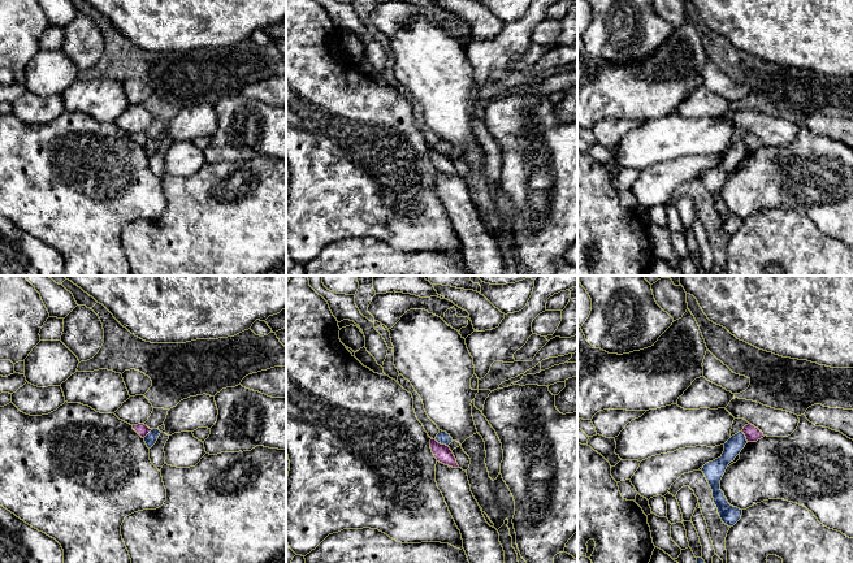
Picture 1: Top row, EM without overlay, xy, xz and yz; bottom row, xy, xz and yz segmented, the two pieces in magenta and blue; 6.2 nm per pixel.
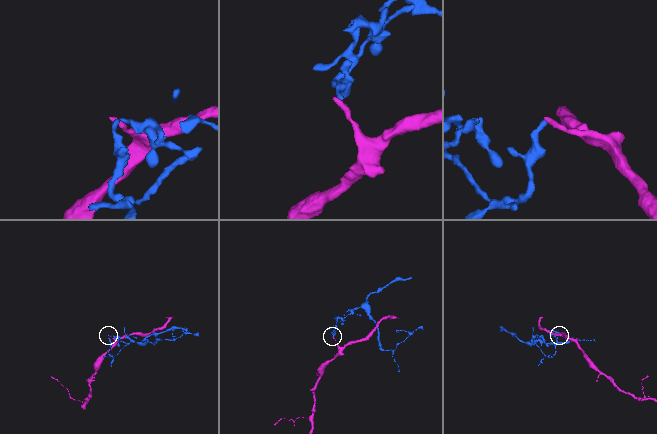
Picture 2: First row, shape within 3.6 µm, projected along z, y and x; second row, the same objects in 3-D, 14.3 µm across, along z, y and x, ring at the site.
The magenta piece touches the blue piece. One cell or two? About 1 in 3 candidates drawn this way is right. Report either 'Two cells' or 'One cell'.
Two cells

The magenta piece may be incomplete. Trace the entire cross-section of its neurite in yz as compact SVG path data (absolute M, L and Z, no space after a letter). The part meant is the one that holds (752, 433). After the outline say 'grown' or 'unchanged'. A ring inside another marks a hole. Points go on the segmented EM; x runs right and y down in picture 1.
M752 424L745 425L742 433L745 434L748 442L757 442L765 437L763 433Z; unchanged

